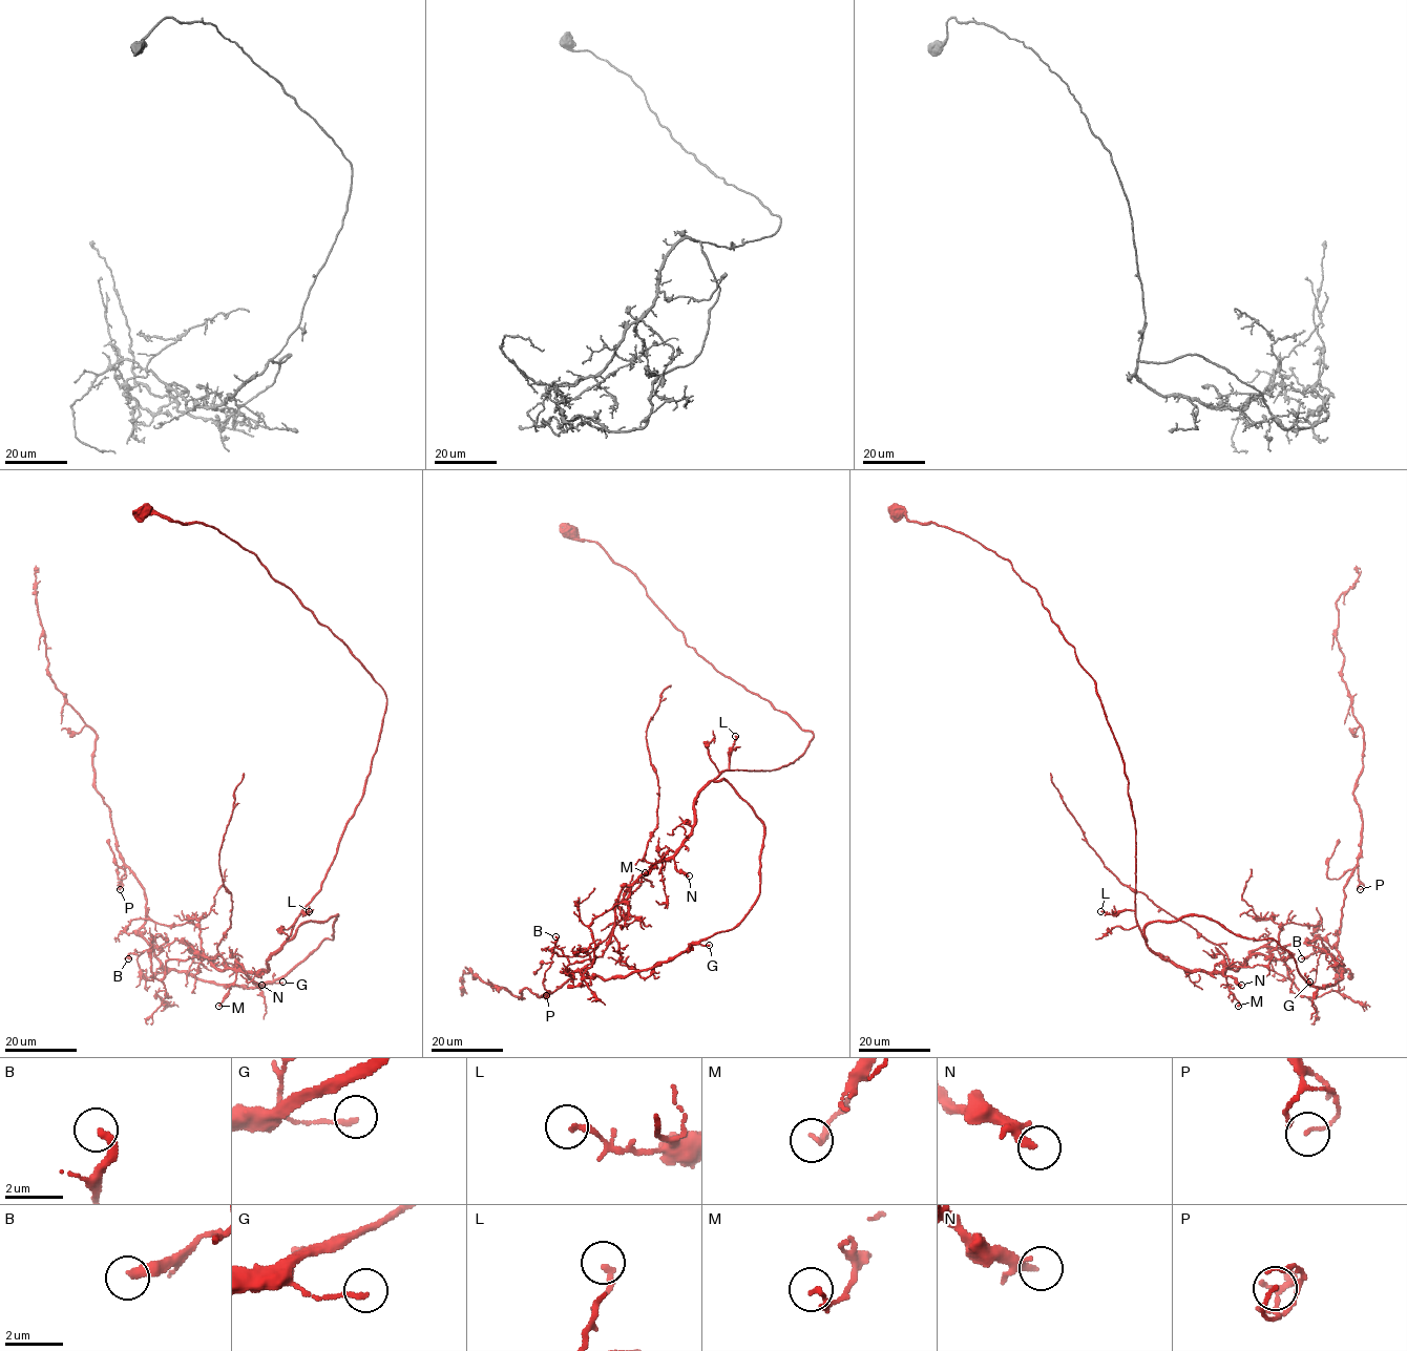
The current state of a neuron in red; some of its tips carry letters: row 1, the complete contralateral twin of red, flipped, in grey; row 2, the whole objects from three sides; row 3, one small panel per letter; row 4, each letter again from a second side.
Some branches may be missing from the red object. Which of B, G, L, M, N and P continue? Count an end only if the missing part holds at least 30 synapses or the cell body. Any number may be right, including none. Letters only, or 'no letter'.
N

